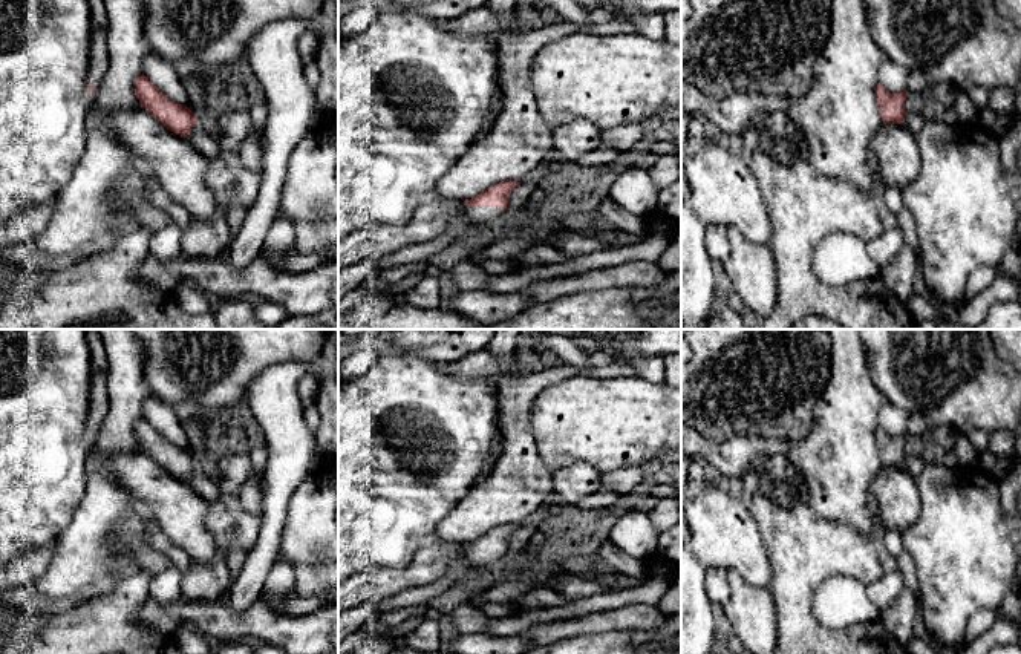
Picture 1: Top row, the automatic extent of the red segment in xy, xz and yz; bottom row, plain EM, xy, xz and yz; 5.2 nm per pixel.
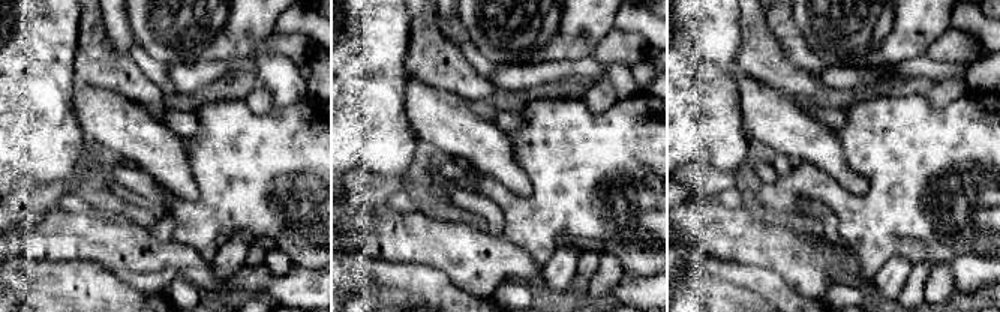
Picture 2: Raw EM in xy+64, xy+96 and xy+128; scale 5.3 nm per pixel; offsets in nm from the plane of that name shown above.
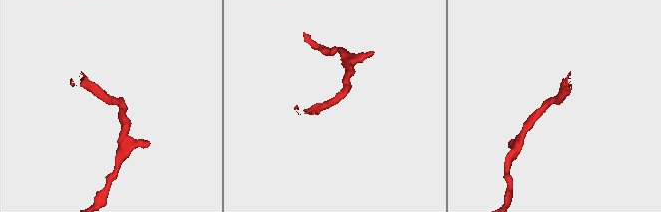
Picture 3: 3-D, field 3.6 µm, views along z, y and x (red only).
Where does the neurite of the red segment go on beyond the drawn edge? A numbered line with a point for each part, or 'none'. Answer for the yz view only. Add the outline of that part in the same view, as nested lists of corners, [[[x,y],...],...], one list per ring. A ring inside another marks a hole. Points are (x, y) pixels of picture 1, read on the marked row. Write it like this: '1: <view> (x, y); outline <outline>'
none

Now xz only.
1: xz (470, 215); outline [[[464,205],[462,213],[455,219],[455,227],[465,224],[487,222],[502,213],[501,207],[470,207]]]

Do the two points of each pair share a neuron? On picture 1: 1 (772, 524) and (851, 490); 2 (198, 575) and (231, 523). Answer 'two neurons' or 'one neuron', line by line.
1: two neurons
2: one neuron

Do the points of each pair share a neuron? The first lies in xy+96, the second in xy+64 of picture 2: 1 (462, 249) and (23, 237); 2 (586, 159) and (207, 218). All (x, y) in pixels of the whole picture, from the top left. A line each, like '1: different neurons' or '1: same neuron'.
1: same neuron
2: same neuron

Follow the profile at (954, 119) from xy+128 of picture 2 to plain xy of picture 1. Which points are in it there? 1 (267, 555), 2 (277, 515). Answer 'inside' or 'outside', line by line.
1: outside
2: outside

